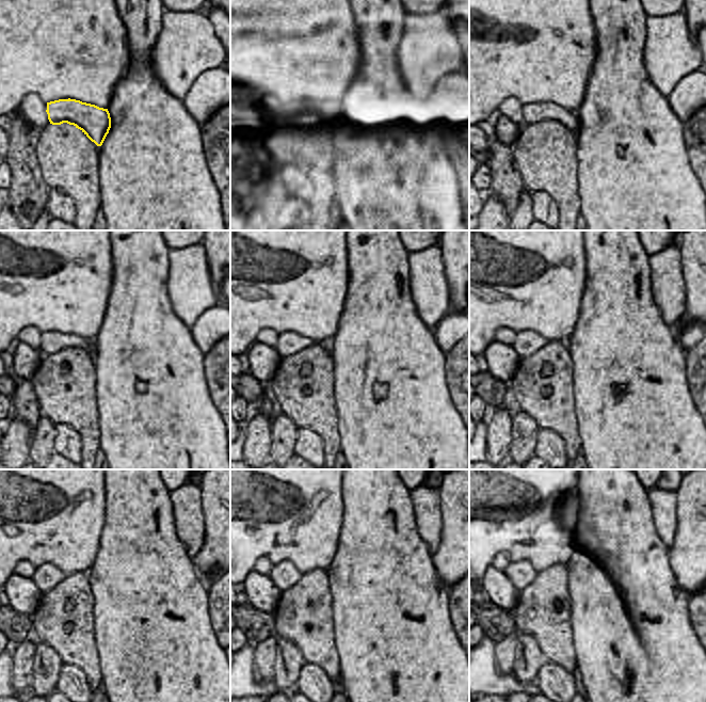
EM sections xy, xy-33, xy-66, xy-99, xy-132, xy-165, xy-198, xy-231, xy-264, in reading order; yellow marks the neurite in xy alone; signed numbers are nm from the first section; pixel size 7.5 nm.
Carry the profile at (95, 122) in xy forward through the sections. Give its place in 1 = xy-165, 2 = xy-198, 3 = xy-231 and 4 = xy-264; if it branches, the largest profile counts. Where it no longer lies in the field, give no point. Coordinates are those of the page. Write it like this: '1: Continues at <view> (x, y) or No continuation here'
1: Continues at xy-165 (527, 341)
2: Continues at xy-198 (47, 577)
3: Continues at xy-231 (285, 575)
4: Continues at xy-264 (522, 573)

